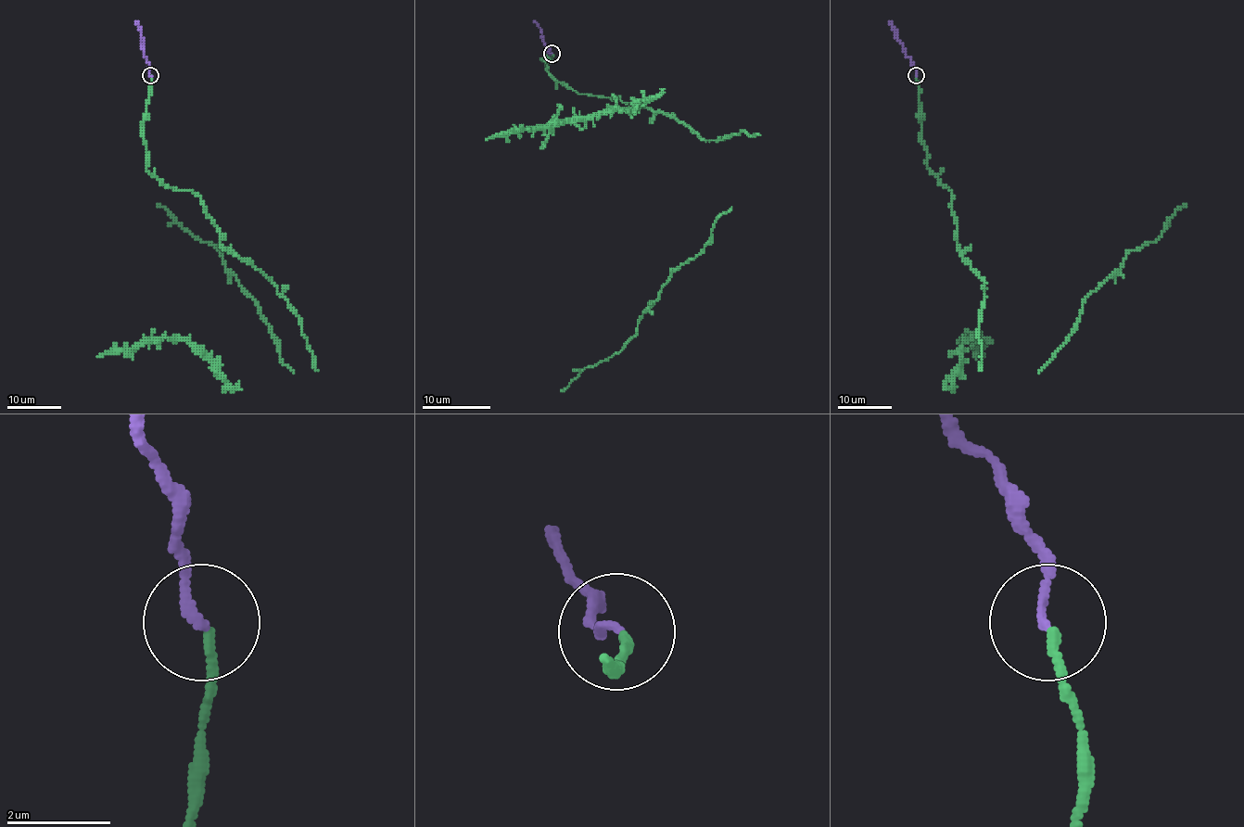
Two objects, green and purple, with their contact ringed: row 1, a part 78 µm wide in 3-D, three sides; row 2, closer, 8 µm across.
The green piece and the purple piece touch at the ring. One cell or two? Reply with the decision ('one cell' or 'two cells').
one cell

